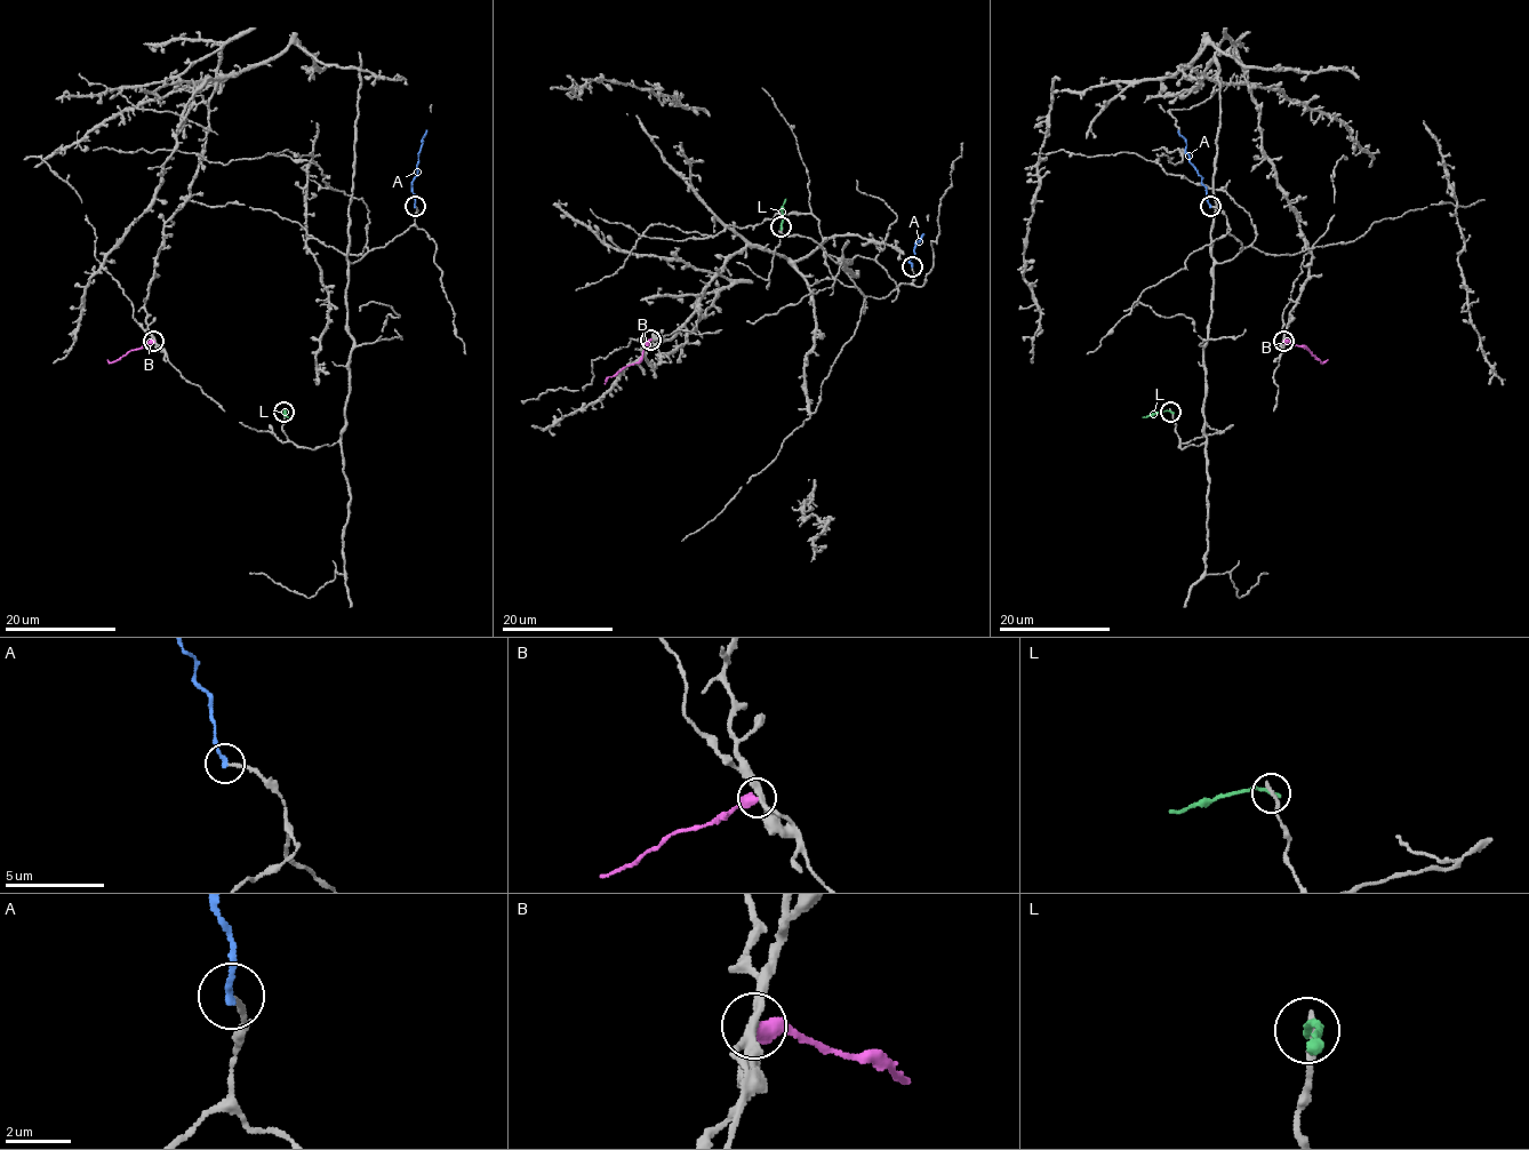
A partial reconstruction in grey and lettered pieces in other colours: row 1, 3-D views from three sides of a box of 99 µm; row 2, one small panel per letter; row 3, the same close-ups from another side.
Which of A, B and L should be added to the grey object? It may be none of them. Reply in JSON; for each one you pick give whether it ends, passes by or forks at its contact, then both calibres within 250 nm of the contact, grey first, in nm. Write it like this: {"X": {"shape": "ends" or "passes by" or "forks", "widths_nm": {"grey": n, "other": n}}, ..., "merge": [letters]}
{"A": {"shape": "ends", "widths_nm": {"grey": 150, "other": 200}}, "merge": ["A"]}

